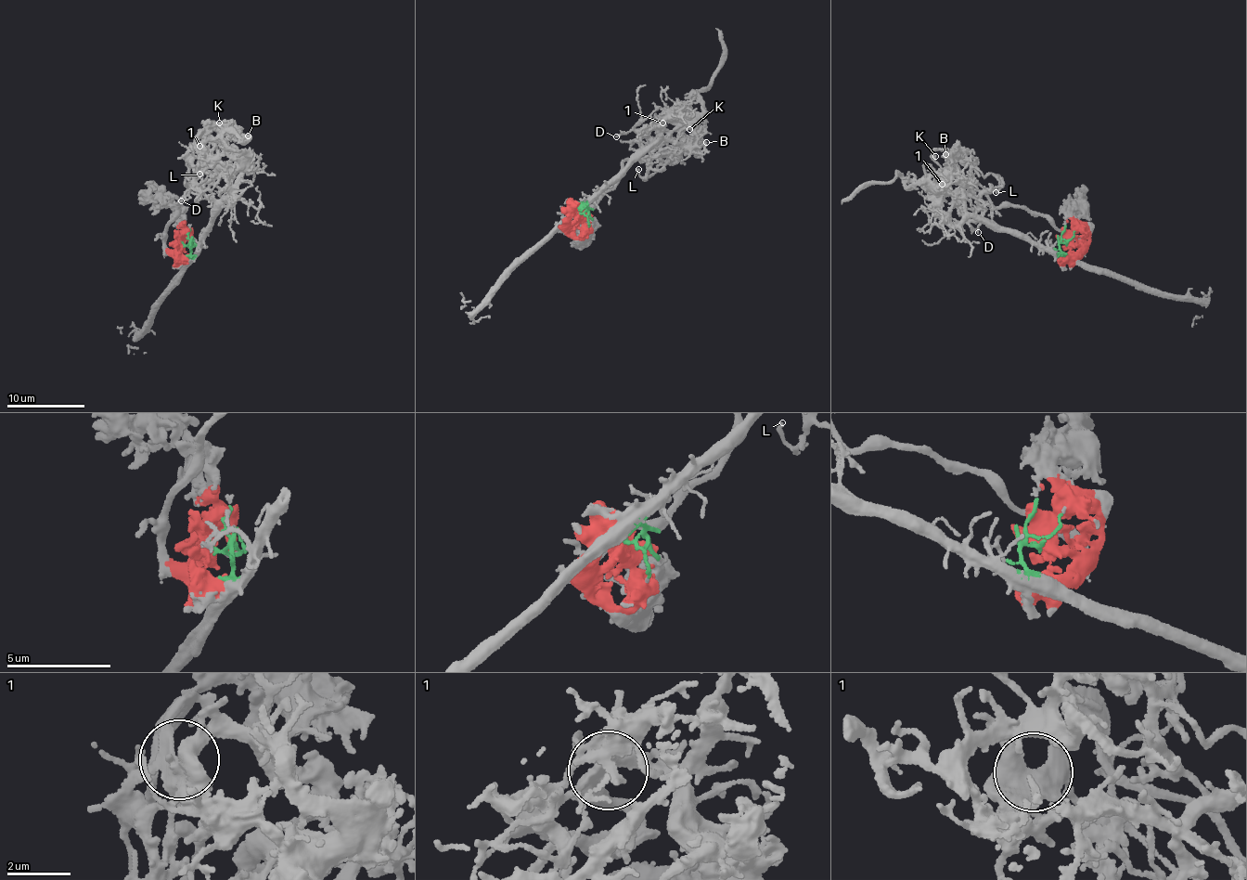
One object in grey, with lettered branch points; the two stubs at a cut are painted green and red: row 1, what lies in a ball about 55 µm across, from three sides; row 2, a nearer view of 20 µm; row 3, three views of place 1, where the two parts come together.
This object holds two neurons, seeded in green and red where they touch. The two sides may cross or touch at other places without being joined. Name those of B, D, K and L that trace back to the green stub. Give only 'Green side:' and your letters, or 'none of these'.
Green side: D

